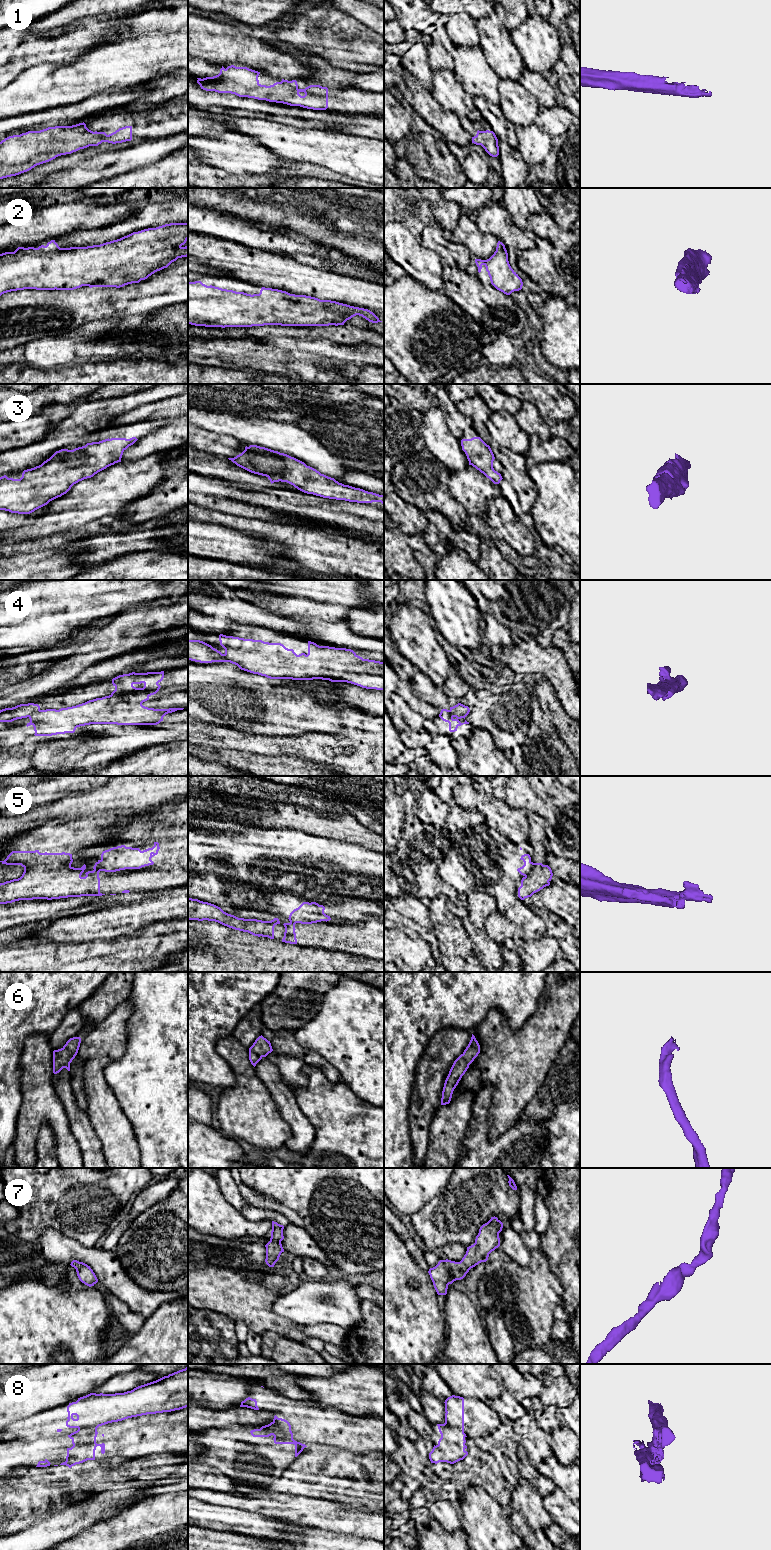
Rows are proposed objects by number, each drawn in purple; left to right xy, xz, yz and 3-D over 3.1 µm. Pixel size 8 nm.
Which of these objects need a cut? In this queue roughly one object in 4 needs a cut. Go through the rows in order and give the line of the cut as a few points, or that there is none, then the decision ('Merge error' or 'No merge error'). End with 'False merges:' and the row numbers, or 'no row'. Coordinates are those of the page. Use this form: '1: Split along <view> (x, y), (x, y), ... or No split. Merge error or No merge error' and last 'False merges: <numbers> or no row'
1: No split. No merge error
2: No split. No merge error
3: No split. No merge error
4: Split along yz (449, 710), (464, 718). Merge error
5: Split along yz (534, 863), (531, 870), (525, 876). Merge error
6: No split. No merge error
7: No split. No merge error
8: Split along xy (97, 1426), (80, 1427), (78, 1429). Merge error
False merges: 4, 5, 8

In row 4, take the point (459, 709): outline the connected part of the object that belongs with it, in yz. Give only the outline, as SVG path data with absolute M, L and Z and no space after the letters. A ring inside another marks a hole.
M458 703L457 705L450 707L450 711L465 718L469 714L470 709L468 706Z

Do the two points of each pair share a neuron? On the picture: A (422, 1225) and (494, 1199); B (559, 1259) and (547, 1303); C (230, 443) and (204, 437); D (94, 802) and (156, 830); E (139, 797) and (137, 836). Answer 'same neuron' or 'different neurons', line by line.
A: same neuron
B: different neurons
C: same neuron
D: different neurons
E: different neurons

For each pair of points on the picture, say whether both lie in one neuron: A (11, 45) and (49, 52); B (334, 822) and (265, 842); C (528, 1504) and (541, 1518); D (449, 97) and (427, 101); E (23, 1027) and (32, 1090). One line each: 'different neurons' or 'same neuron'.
A: same neuron
B: different neurons
C: same neuron
D: different neurons
E: different neurons

